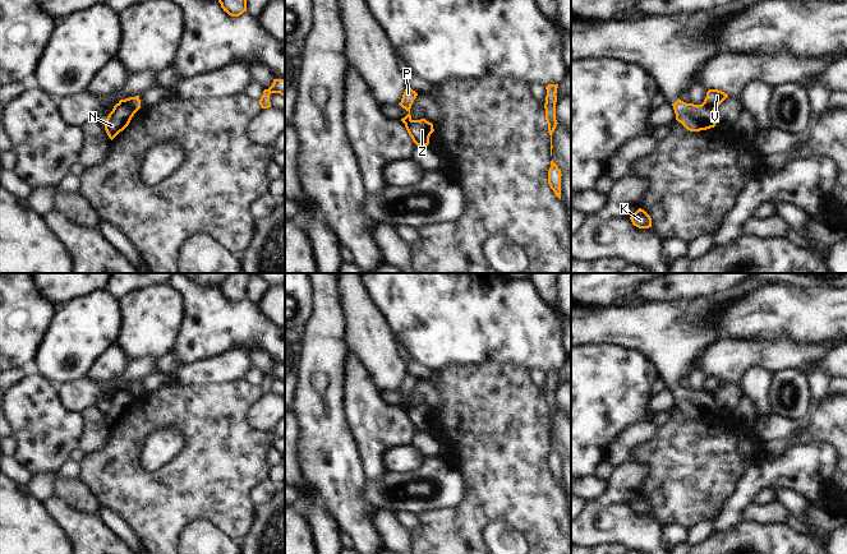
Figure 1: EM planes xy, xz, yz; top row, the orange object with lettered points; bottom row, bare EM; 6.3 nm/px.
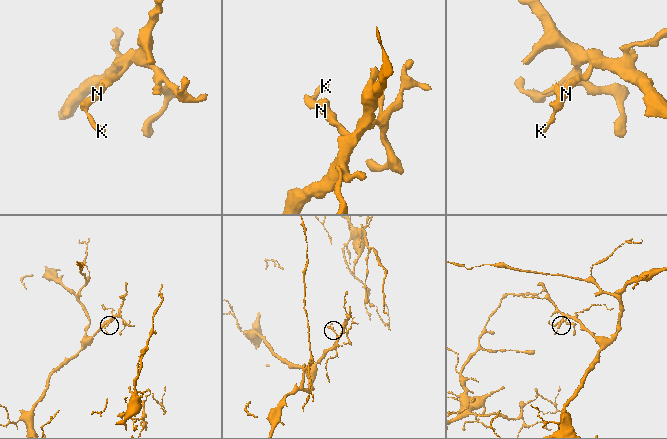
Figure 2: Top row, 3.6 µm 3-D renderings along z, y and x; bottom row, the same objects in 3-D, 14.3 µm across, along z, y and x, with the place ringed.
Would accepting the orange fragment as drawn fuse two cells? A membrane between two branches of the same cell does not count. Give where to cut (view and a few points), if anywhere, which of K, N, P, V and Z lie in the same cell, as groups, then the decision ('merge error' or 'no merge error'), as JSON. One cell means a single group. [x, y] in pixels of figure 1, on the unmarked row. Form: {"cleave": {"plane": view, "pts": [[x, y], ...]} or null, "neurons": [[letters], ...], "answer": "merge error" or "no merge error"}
{"cleave": {"plane": "xy", "pts": [[119, 388], [134, 398]]}, "neurons": [["K", "N", "P"], ["V", "Z"]], "answer": "merge error"}

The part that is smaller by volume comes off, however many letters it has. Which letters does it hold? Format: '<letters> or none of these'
K, N, P

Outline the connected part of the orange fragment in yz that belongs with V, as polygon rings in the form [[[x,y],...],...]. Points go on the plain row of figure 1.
[[[709,375],[706,378],[706,383],[704,386],[704,391],[710,396],[715,397],[715,394],[728,383],[727,379],[718,375]]]

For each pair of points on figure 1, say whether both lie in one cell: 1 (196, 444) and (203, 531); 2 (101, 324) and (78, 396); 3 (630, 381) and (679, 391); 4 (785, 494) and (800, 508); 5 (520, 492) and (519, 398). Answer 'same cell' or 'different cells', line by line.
1: different cells
2: different cells
3: different cells
4: same cell
5: same cell

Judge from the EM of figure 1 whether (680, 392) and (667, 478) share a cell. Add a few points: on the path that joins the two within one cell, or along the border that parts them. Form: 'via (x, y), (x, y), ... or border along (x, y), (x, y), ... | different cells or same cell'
border along (676, 405), (690, 416), (707, 415) | different cells

